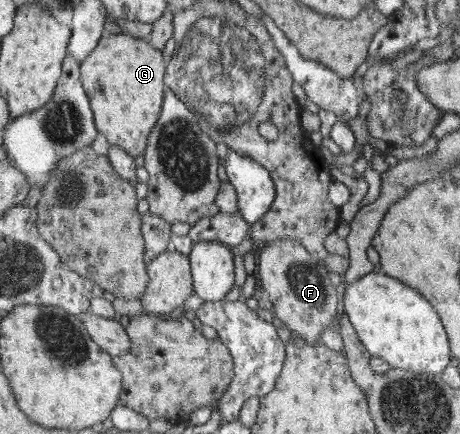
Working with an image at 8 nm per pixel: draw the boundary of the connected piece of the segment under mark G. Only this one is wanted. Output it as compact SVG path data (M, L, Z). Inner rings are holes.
M123 33L105 34L99 46L82 62L80 76L83 76L84 89L91 99L96 128L107 137L109 144L119 145L134 157L145 154L149 135L156 129L164 108L167 65L163 60L163 52L154 48L149 39Z

